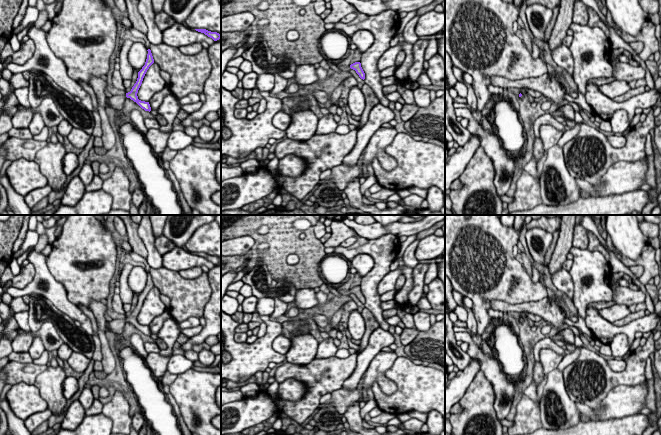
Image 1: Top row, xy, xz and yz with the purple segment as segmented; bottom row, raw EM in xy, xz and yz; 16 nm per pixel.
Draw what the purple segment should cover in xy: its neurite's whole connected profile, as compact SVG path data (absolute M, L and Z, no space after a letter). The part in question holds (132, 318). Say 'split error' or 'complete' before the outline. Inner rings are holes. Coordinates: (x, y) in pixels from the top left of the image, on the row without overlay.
split error; M148 273L147 283L145 289L142 293L138 296L138 302L134 310L132 311L131 315L126 317L125 319L115 319L111 322L108 322L107 330L110 331L112 334L120 335L123 333L124 326L127 322L130 322L134 326L136 326L142 333L145 335L151 335L151 331L149 326L141 325L138 323L137 317L142 308L143 302L149 293L149 291L154 287L154 283L151 277L151 274Z

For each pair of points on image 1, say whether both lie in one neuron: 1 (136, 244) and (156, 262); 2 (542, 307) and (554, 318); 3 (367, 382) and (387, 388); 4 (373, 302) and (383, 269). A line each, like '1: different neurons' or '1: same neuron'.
1: different neurons
2: same neuron
3: same neuron
4: same neuron

